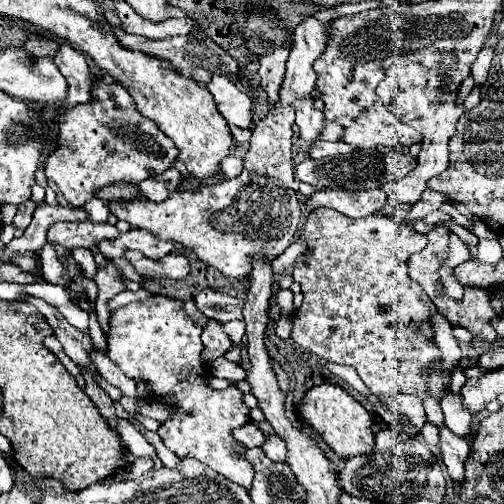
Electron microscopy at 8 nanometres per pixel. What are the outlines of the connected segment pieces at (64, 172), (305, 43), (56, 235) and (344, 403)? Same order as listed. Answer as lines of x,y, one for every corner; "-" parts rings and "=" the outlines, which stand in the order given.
102,79
96,85
96,101
92,105
76,105
62,115
58,145
46,159
46,177
56,183
72,207
82,207
102,187
116,183
138,185
148,177
160,175
170,169
178,155
174,141
136,109
132,95
120,83
104,83
=
314,13
306,15
302,23
294,29
294,45
292,53
286,63
286,75
280,89
280,99
276,105
270,107
268,115
260,119
252,131
250,147
244,155
244,171
238,177
222,179
212,185
202,185
196,191
176,191
166,201
154,203
154,201
130,201
128,205
112,205
110,211
118,217
128,221
132,227
148,229
156,233
160,239
172,239
176,243
182,243
184,247
192,249
202,261
216,267
222,275
234,277
234,279
248,279
252,271
252,263
256,255
262,255
266,263
272,263
278,255
282,255
296,237
296,231
302,227
302,205
298,201
296,189
294,189
294,165
292,165
292,125
294,125
294,107
292,103
296,99
308,99
314,91
314,61
324,53
326,41
330,39
330,25
332,21
318,21
=
64,221
56,223
48,231
48,243
60,243
68,249
74,247
92,247
102,239
116,239
120,231
110,223
94,223
94,221
=
322,383
312,387
300,405
300,417
318,431
324,441
344,459
354,455
364,455
374,449
374,431
372,431
372,415
362,407
358,399
354,399
340,385

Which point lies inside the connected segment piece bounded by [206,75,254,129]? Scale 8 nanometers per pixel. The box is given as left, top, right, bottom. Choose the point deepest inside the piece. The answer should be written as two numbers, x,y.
236,107

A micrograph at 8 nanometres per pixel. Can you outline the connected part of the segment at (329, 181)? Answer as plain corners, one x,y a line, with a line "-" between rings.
380,147
380,149
362,149
354,155
340,155
340,157
332,157
332,159
304,159
302,163
296,165
296,179
310,183
310,185
338,185
344,189
376,189
382,187
388,181
394,181
398,177
404,177
406,173
410,173
416,167
416,161
412,157
406,157
402,151
398,149
388,149
388,147

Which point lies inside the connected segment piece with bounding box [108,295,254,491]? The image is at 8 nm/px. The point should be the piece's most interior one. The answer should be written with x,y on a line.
153,341

